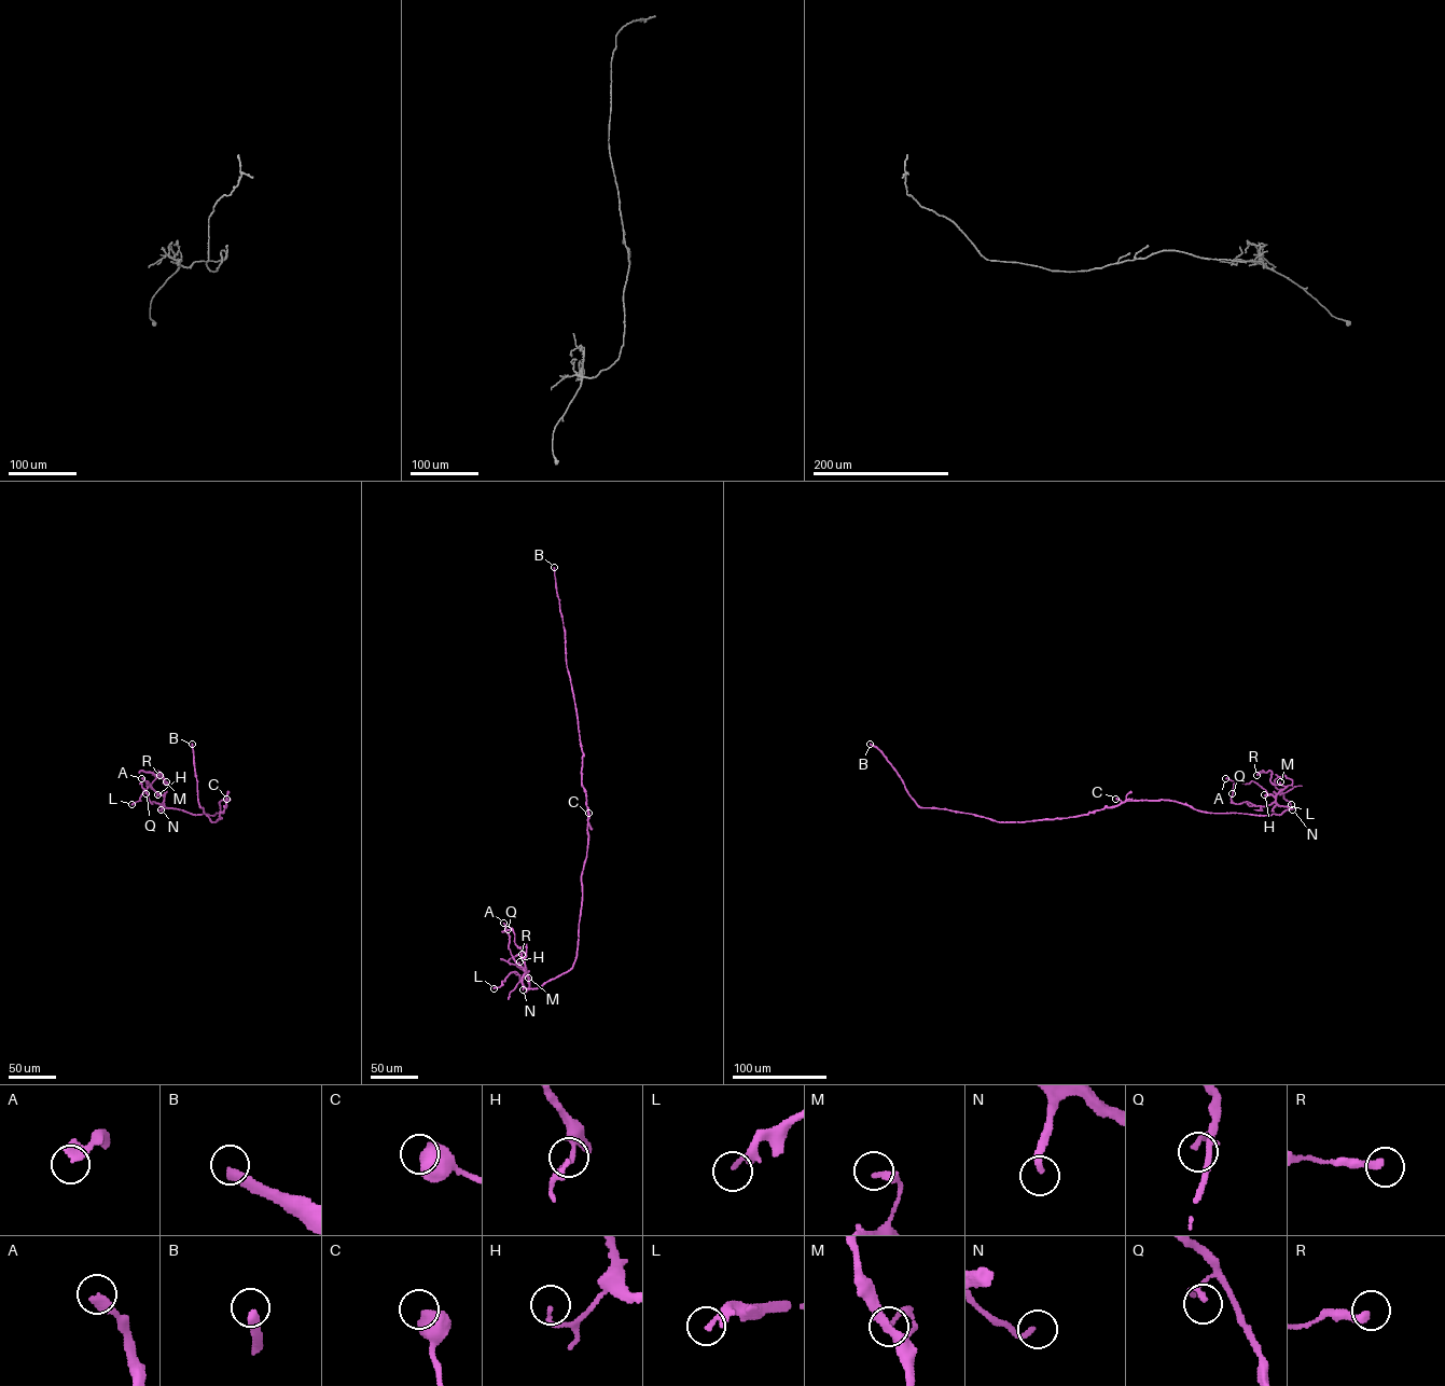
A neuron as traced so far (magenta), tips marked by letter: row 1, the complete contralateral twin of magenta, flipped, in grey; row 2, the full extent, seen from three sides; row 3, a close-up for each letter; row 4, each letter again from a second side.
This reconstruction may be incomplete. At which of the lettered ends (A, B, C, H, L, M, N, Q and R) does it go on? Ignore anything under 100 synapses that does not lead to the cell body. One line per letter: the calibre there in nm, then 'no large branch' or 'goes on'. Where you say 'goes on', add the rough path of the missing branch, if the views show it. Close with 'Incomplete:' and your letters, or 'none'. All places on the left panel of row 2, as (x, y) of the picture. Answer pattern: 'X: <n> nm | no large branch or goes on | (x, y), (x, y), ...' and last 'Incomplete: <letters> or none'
A: 240 nm | no large branch
B: 360 nm | goes on | (192, 744), (195, 721), (213, 702), (231, 690), (228, 668), (234, 663)
C: 600 nm | no large branch
H: 140 nm | no large branch
L: 160 nm | no large branch
M: 190 nm | no large branch
N: 200 nm | goes on | (161, 809), (157, 819), (137, 842), (122, 878)
Q: 120 nm | no large branch
R: 320 nm | no large branch
Incomplete: B, N

